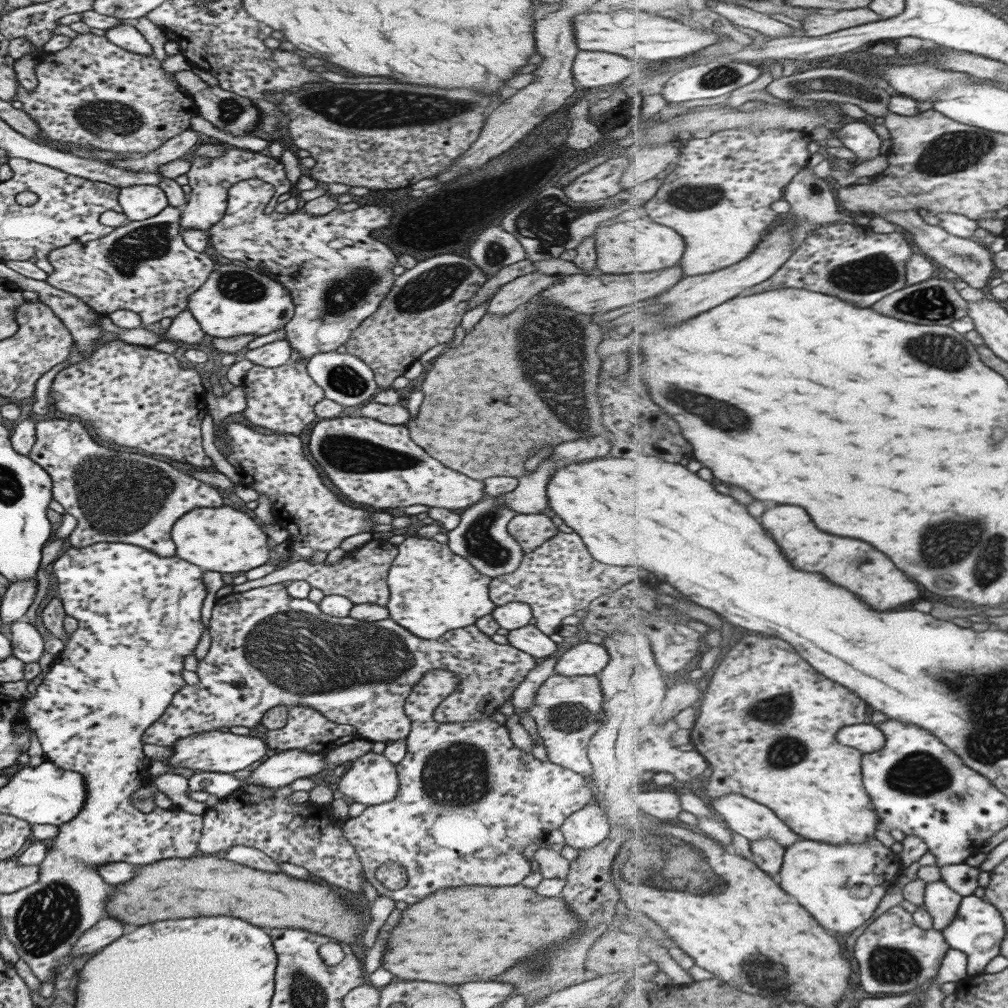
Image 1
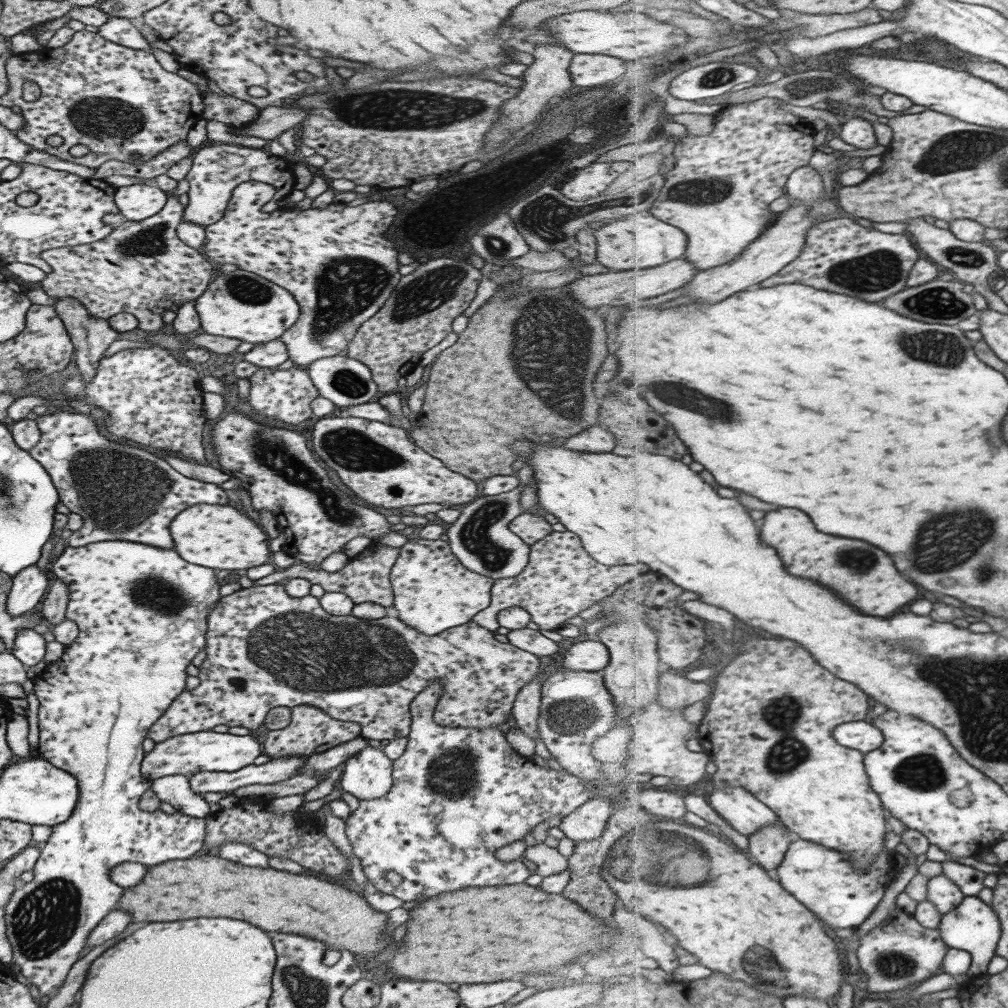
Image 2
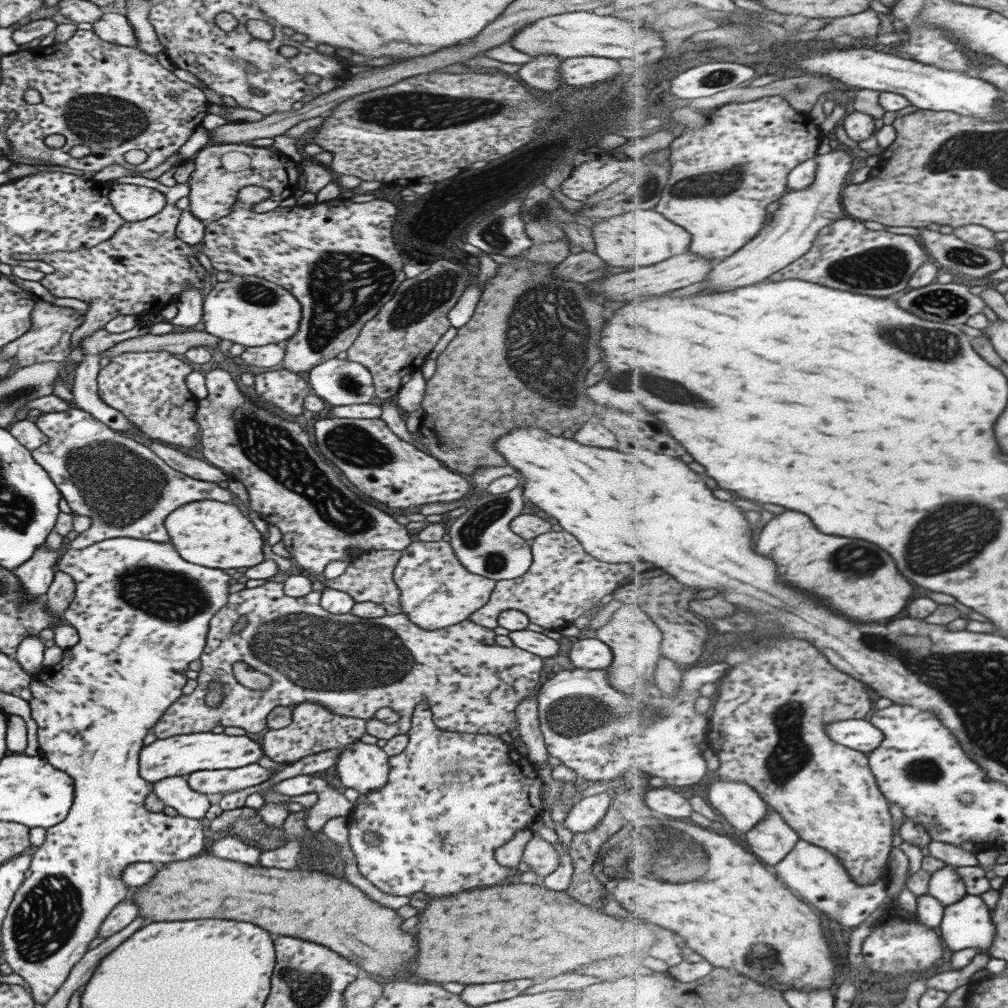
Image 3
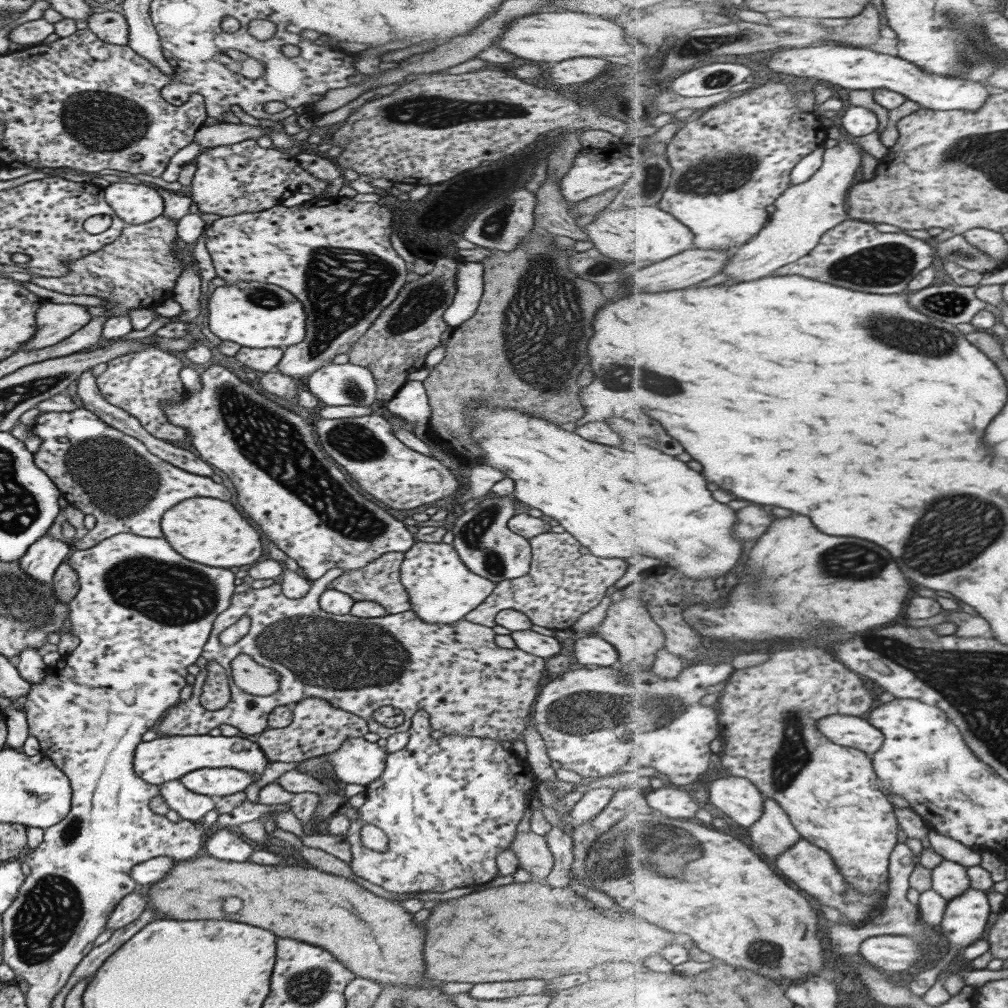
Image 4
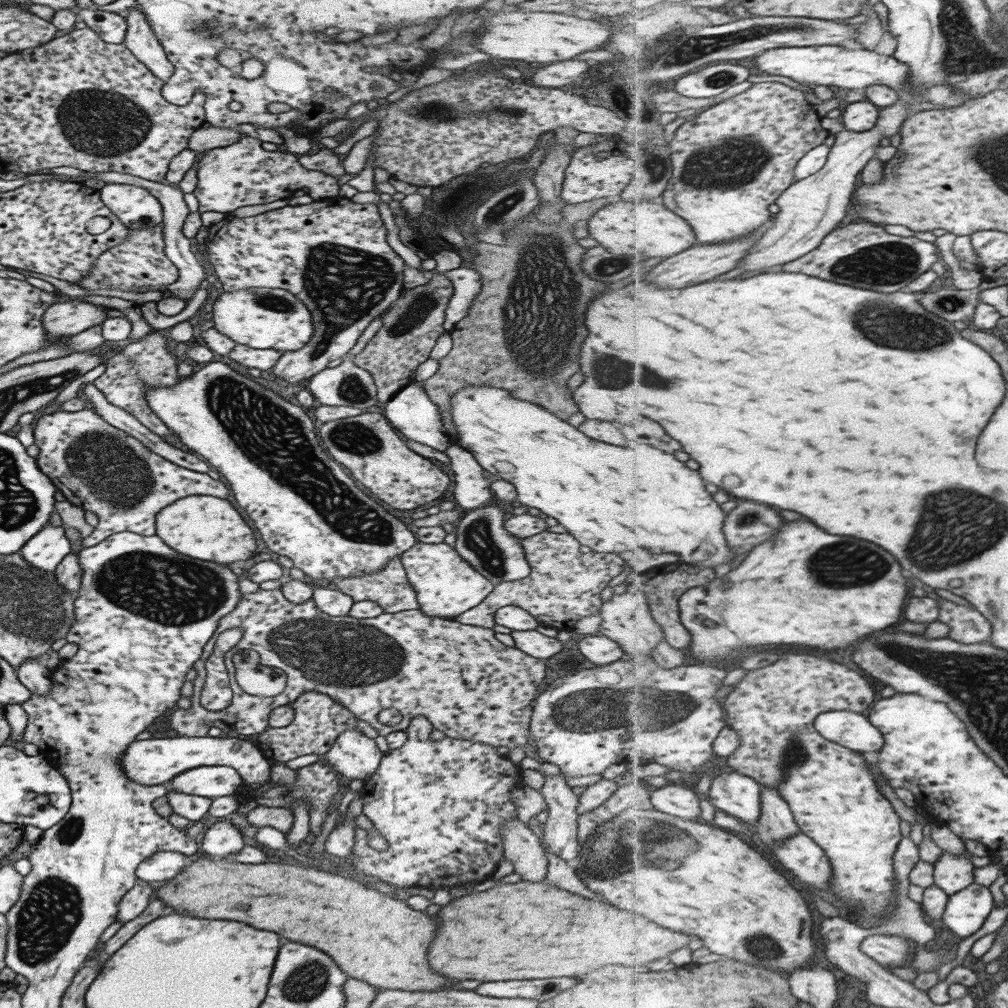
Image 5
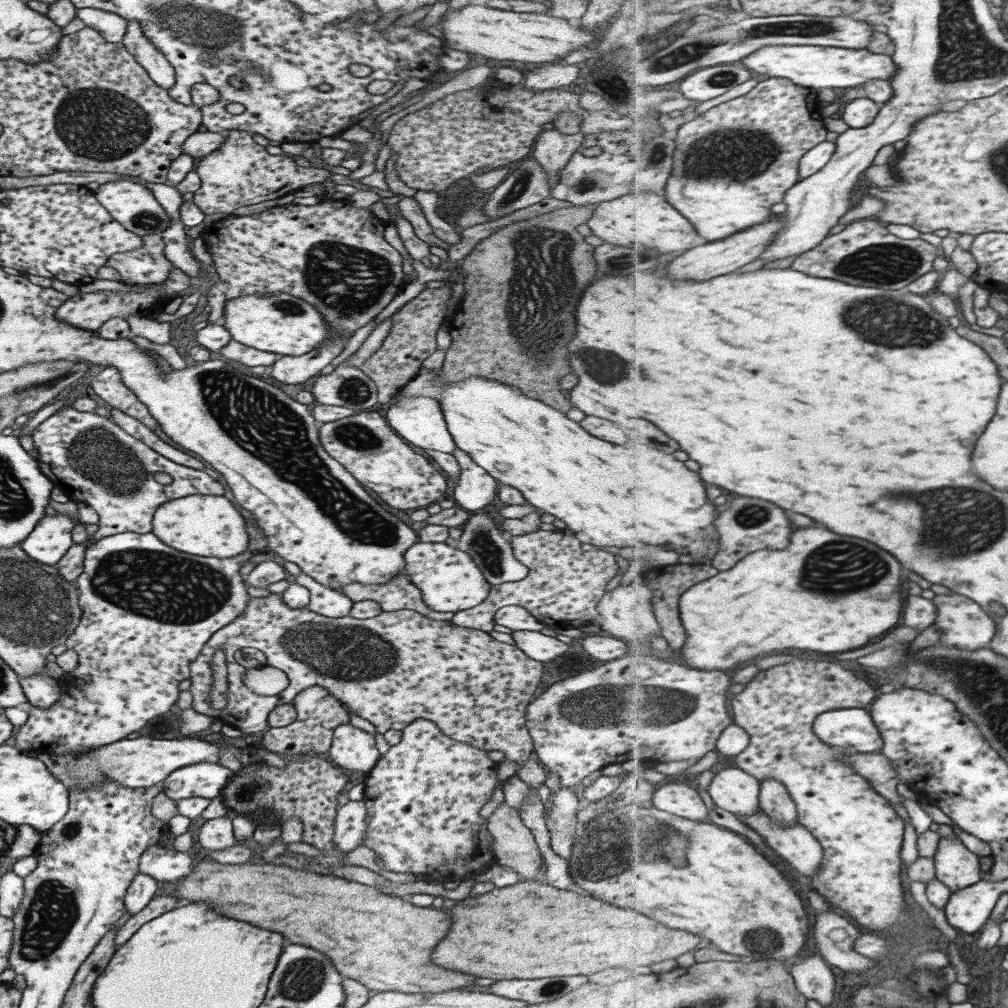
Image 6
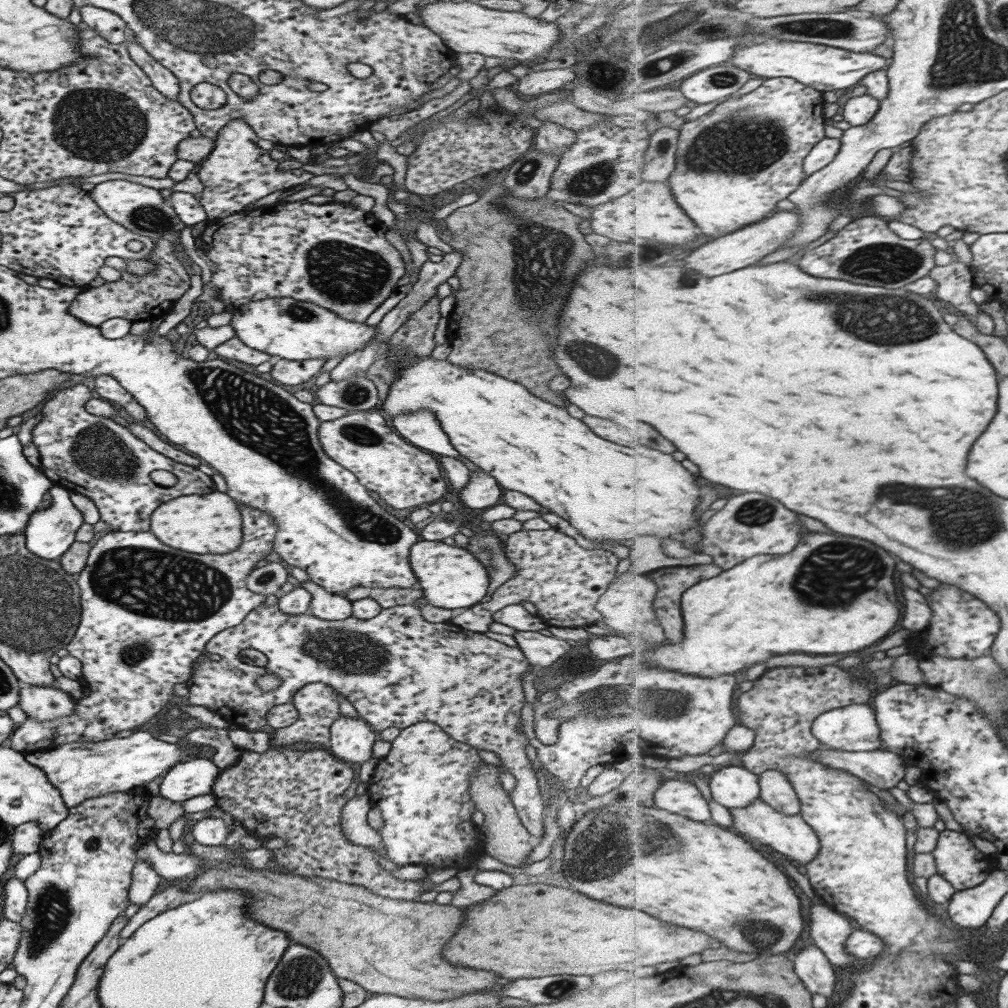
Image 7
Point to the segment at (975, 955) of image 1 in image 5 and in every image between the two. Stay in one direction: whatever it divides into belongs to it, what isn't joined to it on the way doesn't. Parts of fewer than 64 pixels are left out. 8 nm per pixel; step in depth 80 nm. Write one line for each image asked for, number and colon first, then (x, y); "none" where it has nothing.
2: (975, 926)
3: (968, 924)
4: (966, 918)
5: (967, 911)

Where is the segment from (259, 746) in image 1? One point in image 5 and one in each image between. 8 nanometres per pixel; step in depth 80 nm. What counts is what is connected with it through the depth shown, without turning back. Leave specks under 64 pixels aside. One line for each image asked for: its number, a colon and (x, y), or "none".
2: (209, 751)
3: (180, 755)
4: (162, 759)
5: (153, 761)

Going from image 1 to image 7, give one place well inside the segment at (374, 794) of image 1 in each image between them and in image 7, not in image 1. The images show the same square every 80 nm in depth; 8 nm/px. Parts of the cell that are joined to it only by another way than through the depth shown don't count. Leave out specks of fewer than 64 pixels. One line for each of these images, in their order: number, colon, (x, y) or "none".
2: (366, 774)
3: (364, 767)
4: (355, 761)
5: (353, 755)
6: (351, 748)
7: (350, 740)

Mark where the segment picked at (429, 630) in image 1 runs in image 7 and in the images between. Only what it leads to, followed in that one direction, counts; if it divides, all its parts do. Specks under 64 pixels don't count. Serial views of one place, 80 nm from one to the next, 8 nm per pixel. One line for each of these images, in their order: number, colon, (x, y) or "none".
2: (432, 591)
3: (436, 590)
4: (441, 589)
5: (446, 585)
6: (449, 581)
7: (450, 577)

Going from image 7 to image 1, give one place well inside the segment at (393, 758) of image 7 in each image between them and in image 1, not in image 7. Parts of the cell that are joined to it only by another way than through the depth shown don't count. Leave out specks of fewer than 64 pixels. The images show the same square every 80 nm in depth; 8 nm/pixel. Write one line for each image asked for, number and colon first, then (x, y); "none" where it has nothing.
1: (468, 801)
2: (458, 794)
3: (450, 799)
4: (447, 806)
5: (439, 804)
6: (423, 795)

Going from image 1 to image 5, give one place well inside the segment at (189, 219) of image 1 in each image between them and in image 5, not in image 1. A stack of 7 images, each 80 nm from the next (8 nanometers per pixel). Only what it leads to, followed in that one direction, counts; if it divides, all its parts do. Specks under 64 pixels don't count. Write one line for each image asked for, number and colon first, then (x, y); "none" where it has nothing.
2: (215, 170)
3: (220, 171)
4: (228, 180)
5: (242, 174)

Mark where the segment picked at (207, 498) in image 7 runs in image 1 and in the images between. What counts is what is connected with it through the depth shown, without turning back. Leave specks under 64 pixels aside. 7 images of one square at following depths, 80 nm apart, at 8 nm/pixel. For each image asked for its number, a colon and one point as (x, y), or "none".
1: (221, 539)
2: (218, 537)
3: (216, 535)
4: (206, 530)
5: (208, 528)
6: (208, 526)

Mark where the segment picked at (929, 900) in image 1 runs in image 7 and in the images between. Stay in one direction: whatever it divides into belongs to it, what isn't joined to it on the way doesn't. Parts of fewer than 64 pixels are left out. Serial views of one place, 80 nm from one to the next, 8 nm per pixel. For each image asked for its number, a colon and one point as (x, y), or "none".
2: (947, 895)
3: (947, 886)
4: (950, 879)
5: (953, 873)
6: (955, 864)
7: (957, 859)

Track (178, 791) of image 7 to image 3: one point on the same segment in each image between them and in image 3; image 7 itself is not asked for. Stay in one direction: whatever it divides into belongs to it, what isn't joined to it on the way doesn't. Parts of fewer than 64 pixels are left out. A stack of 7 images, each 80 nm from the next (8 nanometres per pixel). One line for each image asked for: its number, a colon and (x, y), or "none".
3: (225, 780)
4: (221, 781)
5: (209, 781)
6: (205, 779)

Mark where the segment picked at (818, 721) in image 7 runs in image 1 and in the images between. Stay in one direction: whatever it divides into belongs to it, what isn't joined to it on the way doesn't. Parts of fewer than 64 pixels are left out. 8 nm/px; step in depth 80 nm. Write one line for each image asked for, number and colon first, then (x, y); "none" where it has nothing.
1: (863, 736)
2: (860, 735)
3: (859, 734)
4: (854, 732)
5: (852, 729)
6: (854, 729)

